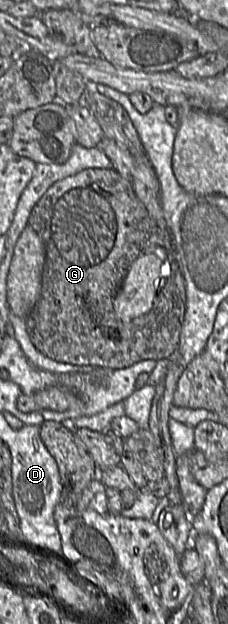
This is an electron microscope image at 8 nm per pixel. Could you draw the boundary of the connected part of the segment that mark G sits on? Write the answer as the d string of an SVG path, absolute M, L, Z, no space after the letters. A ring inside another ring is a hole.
M90 168L82 170L75 175L66 177L55 182L39 199L33 207L29 219L30 226L42 240L46 250L46 261L41 277L41 293L32 311L26 317L26 332L34 347L46 357L65 364L93 366L101 369L123 369L134 365L142 360L152 359L155 361L170 358L176 351L181 335L182 325L186 311L186 287L181 269L176 260L176 248L172 234L168 230L160 230L150 219L144 204L135 195L132 181L123 179L117 171L112 169ZM146 245L160 245L168 255L170 275L164 279L157 292L153 308L146 314L136 317L131 321L122 321L114 310L114 298L119 292L123 281L134 261L142 254Z

